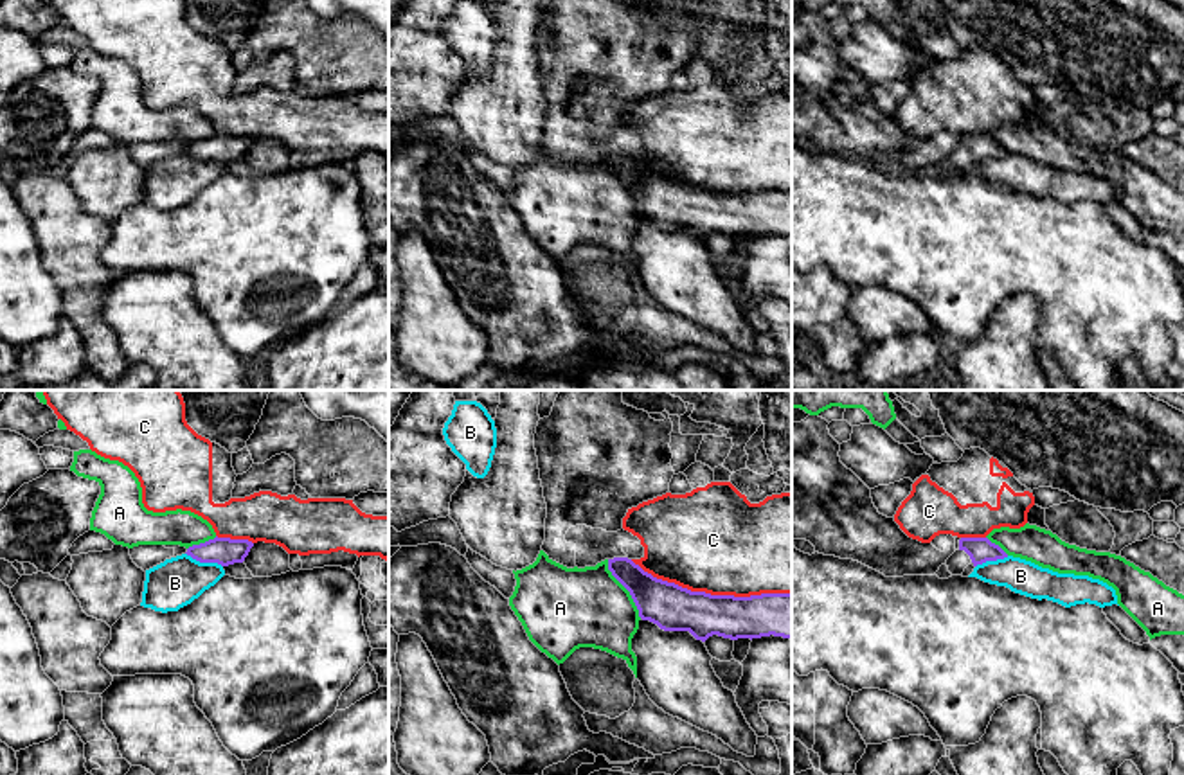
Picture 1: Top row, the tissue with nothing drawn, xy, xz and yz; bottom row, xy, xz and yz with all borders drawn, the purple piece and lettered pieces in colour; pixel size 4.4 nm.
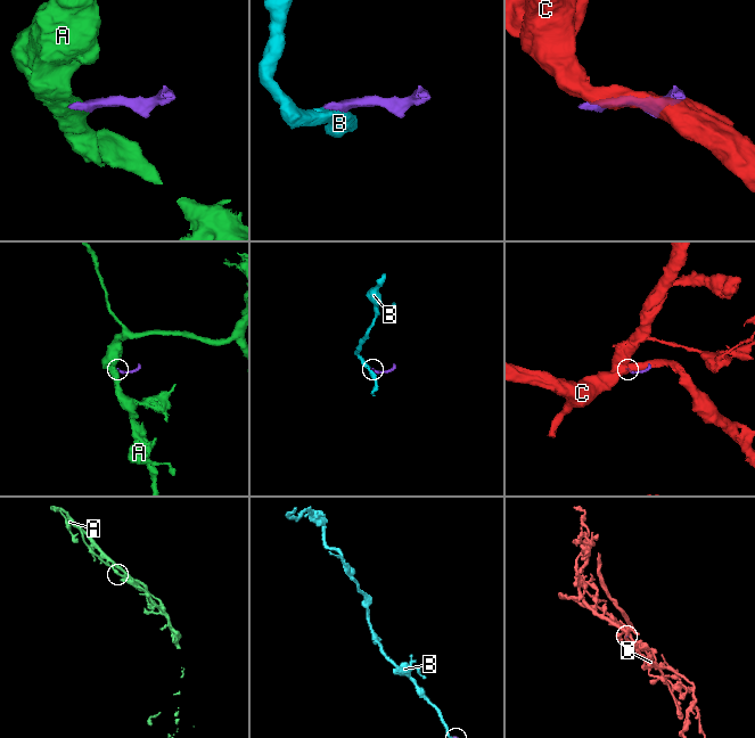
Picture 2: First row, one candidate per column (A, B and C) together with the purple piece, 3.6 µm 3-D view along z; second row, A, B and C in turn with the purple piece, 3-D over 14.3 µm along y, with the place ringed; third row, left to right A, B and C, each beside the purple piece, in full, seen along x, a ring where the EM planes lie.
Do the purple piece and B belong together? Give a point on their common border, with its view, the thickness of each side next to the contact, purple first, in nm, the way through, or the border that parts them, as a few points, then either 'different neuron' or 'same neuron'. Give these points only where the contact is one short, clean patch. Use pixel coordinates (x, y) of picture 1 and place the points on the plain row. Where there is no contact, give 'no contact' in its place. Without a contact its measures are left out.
meets purple in xy at (204, 159); 130 nm thick on the purple side, 220 nm on the other; border along xy (186, 150), (200, 159), (216, 159), (222, 164); different neuron

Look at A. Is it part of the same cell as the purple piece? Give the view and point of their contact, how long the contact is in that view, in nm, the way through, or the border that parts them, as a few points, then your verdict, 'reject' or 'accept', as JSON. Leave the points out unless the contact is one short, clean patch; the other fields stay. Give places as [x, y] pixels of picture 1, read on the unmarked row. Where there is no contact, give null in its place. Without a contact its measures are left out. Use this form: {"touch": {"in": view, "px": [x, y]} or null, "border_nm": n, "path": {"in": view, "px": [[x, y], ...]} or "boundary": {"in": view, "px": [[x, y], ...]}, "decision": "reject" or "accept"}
{"touch": {"in": "xz", "px": [625, 184]}, "border_nm": 300, "boundary": {"in": "xz", "px": [[607, 157], [607, 166], [628, 189], [641, 214]]}, "decision": "reject"}

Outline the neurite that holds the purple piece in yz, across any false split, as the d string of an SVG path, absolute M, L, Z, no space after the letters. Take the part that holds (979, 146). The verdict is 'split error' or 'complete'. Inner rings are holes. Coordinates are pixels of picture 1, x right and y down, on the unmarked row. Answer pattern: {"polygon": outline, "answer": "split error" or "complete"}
{"polygon": "M961 135L959 146L934 171L939 176L961 173L968 162L982 162L986 158L1004 156L1008 151L988 135Z", "answer": "split error"}

